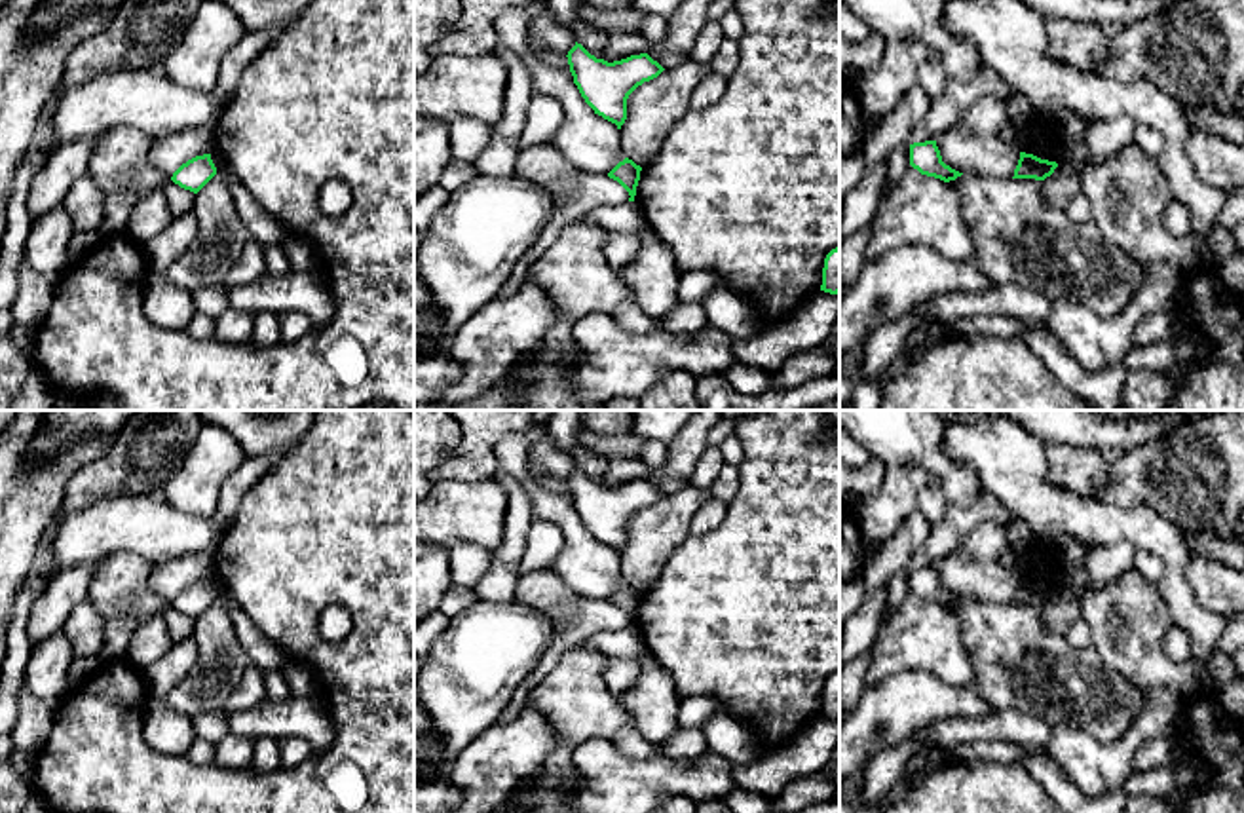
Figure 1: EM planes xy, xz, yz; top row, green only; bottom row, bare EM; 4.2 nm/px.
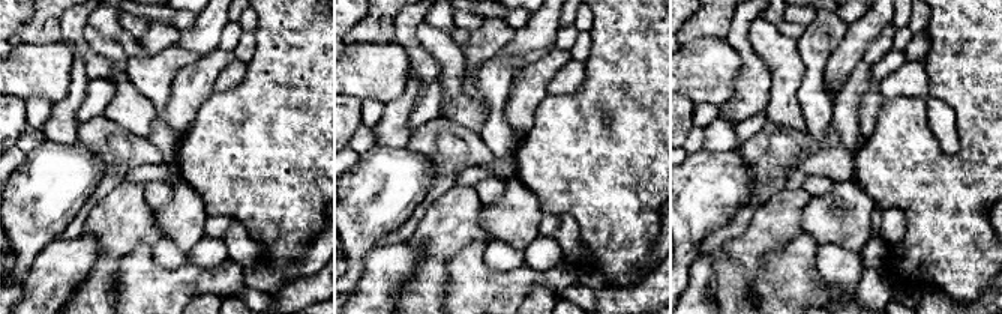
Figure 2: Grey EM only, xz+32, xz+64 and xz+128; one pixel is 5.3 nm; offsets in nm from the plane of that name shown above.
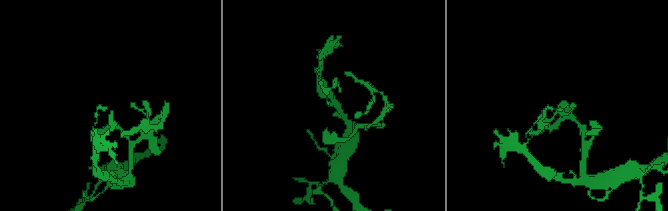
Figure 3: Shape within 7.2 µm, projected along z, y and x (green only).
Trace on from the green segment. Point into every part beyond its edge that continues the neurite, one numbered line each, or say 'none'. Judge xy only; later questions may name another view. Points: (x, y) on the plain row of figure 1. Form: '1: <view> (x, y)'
none

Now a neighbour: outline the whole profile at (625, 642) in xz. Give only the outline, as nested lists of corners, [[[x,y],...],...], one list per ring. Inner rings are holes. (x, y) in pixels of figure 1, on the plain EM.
[[[623,627],[615,633],[600,633],[581,646],[593,648],[608,657],[638,659],[648,648],[636,627]]]

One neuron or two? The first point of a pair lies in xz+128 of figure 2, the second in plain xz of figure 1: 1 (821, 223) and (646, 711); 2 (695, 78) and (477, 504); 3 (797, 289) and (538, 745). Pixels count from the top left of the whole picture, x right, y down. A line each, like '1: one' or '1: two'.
1: one
2: one
3: two

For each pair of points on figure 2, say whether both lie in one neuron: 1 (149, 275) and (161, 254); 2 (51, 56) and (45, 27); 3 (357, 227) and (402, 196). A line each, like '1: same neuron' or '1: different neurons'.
1: different neurons
2: different neurons
3: same neuron

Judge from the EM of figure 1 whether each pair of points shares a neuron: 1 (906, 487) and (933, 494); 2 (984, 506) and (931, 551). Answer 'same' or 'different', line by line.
1: different
2: same

